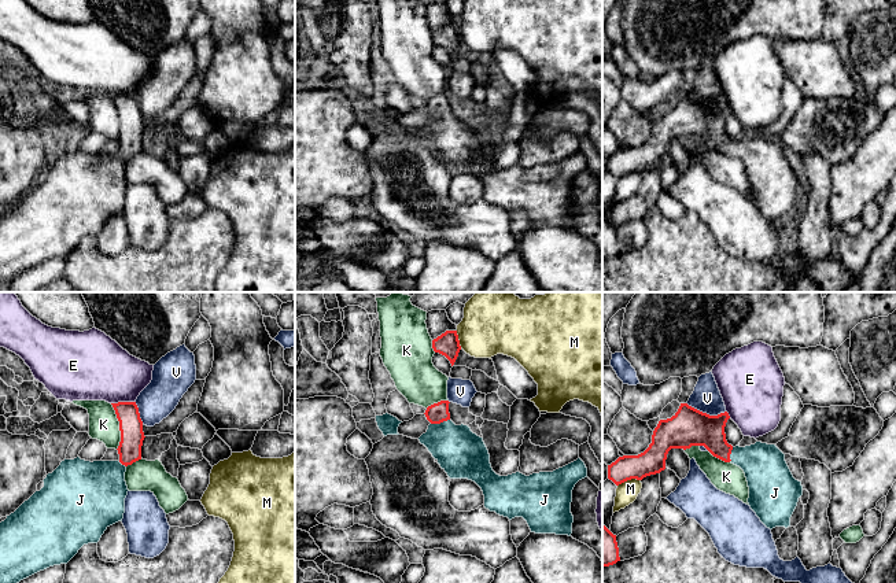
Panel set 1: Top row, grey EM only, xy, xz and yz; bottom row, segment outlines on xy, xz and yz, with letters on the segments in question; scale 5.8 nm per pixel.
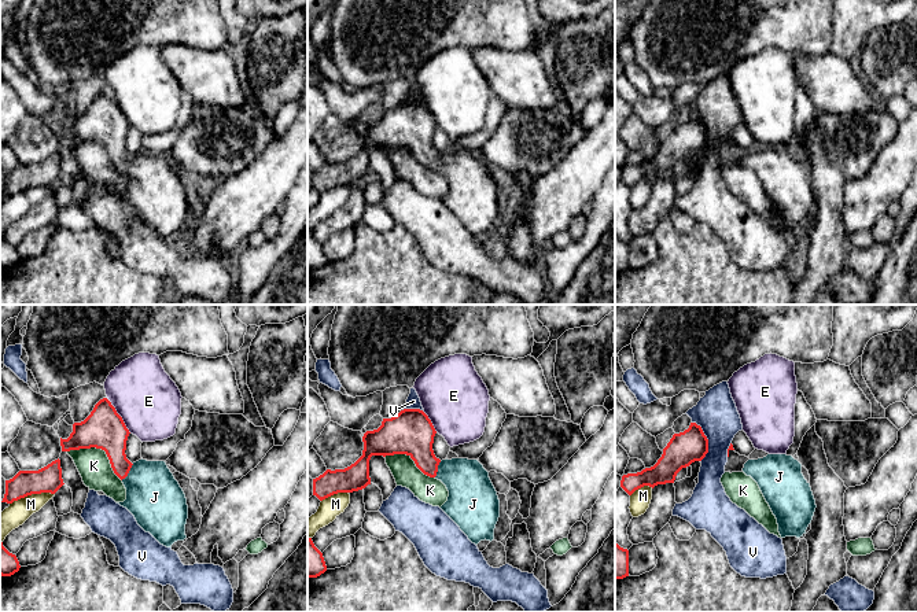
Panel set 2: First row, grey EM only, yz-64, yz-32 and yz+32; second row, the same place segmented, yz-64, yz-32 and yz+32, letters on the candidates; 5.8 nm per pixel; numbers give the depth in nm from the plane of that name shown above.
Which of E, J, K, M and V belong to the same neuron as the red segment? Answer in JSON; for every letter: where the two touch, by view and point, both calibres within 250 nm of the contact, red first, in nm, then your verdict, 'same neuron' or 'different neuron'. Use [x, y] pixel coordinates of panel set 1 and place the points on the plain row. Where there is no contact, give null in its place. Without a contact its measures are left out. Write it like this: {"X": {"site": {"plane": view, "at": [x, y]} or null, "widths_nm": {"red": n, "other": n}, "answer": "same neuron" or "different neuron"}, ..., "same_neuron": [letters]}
{"E": {"site": {"plane": "xy", "at": [122, 95]}, "widths_nm": {"red": 140, "other": 380}, "answer": "different neuron"}, "J": {"site": {"plane": "xz", "at": [439, 115]}, "widths_nm": {"red": 120, "other": 280}, "answer": "same neuron"}, "K": {"site": {"plane": "xy", "at": [120, 120]}, "widths_nm": {"red": 140, "other": 180}, "answer": "different neuron"}, "M": {"site": {"plane": "yz", "at": [629, 172]}, "widths_nm": {"red": 150, "other": 130}, "answer": "different neuron"}, "V": {"site": {"plane": "yz", "at": [705, 106]}, "widths_nm": {"red": 220, "other": 170}, "answer": "different neuron"}, "same_neuron": ["J"]}

